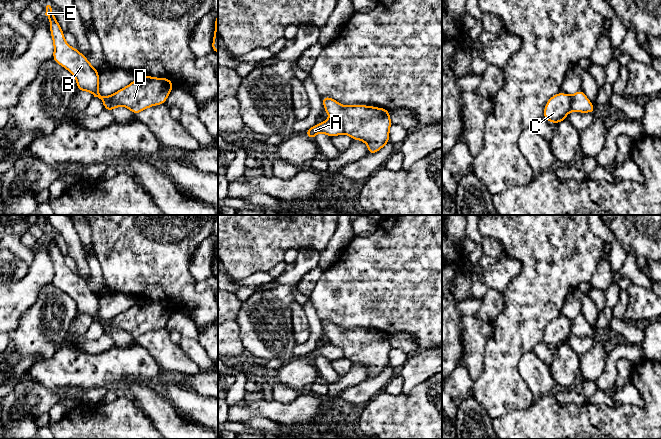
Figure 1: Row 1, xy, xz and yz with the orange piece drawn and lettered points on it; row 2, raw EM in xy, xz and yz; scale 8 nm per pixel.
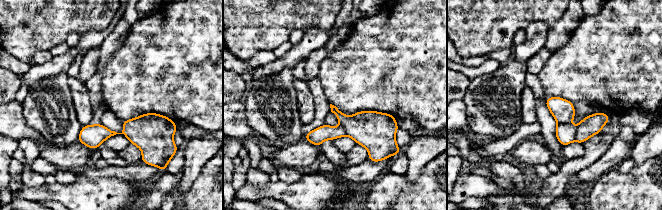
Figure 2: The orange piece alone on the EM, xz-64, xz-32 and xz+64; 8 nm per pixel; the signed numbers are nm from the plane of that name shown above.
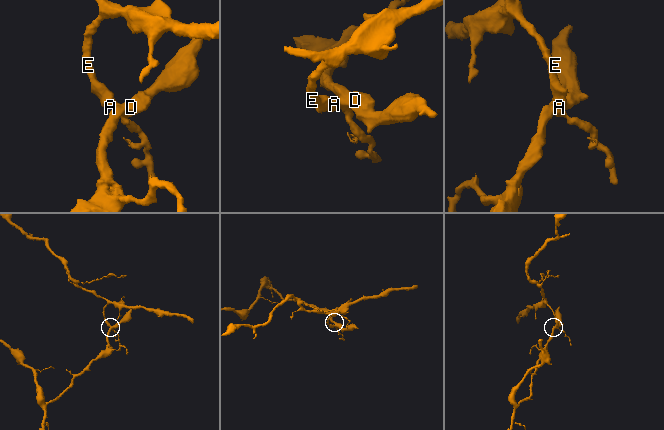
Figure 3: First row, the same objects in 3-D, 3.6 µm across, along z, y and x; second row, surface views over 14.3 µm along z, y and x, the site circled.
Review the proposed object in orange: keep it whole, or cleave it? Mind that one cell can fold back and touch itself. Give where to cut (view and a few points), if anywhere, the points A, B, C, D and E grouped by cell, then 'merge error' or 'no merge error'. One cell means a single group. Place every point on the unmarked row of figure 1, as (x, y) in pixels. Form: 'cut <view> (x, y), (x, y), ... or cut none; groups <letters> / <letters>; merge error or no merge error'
cut xz (330, 342), (339, 346), (344, 356); groups A B E / C D; merge error

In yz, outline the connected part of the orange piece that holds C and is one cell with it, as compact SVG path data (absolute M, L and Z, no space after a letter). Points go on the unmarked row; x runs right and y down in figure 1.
M559 316L552 320L546 327L543 341L550 347L559 348L566 343L571 335L572 320Z

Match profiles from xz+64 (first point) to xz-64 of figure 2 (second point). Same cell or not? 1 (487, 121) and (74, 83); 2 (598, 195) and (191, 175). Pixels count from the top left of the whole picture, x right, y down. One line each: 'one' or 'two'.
1: two
2: two

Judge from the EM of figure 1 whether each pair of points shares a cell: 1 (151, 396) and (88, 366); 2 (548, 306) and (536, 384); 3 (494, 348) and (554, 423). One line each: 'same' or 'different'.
1: different
2: different
3: different

